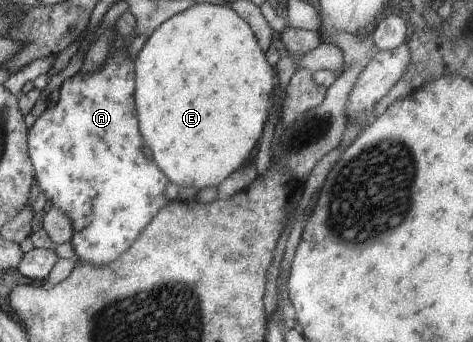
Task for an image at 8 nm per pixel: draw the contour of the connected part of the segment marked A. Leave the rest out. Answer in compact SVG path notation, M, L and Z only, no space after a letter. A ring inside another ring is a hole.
M117 32L106 63L99 70L75 73L67 78L60 86L57 104L47 107L28 130L28 149L40 192L53 207L64 211L71 219L73 236L70 242L77 258L98 267L111 264L123 254L169 202L165 197L165 187L170 183L168 178L156 162L143 153L146 142L141 138L134 97L135 60L123 46L125 40Z

